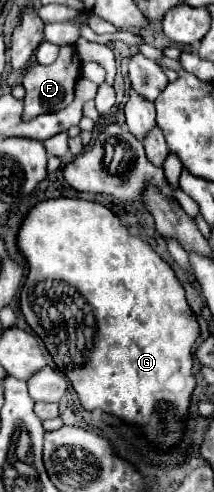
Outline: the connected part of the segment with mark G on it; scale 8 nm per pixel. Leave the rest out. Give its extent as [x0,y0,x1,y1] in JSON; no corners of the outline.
[16,198,198,450]

